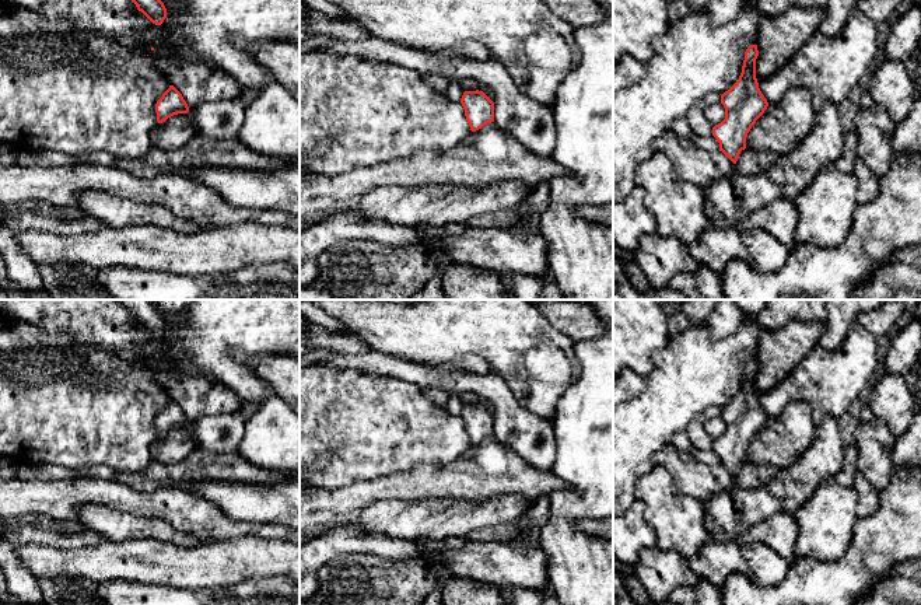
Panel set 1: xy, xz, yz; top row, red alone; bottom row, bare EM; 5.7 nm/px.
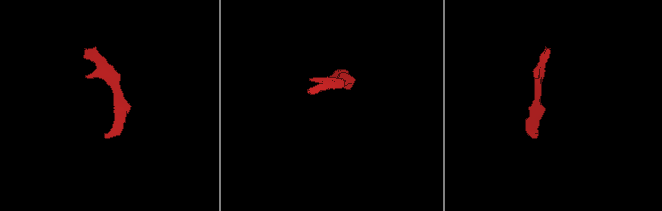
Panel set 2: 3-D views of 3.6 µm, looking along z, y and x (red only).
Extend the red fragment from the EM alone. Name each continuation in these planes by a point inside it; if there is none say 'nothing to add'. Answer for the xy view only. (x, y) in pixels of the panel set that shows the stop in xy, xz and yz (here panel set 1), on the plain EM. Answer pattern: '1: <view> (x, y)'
nothing to add

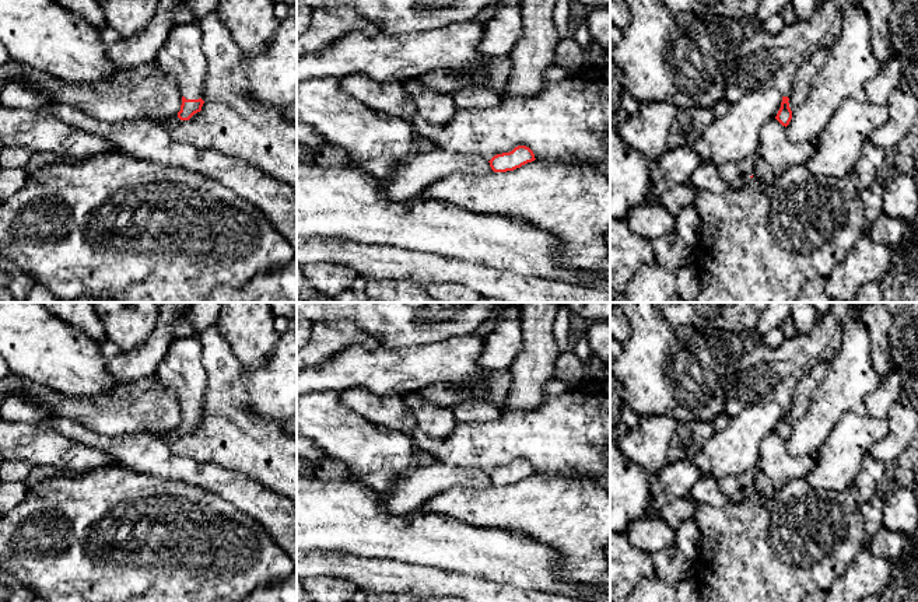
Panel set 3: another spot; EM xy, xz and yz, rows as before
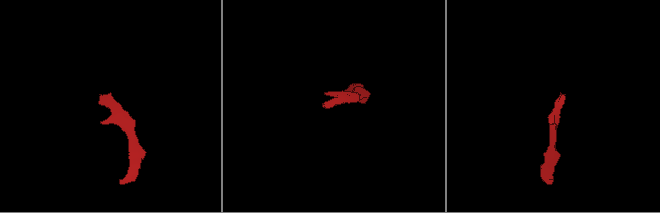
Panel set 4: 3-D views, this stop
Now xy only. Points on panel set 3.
1: xy (181, 368)

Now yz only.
1: yz (764, 374)

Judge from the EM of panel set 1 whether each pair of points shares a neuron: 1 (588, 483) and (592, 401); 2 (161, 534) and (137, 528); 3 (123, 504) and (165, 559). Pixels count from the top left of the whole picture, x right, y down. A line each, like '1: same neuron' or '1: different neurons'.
1: same neuron
2: same neuron
3: different neurons

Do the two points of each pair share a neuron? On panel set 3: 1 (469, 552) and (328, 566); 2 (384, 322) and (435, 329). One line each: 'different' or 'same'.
1: different
2: same

